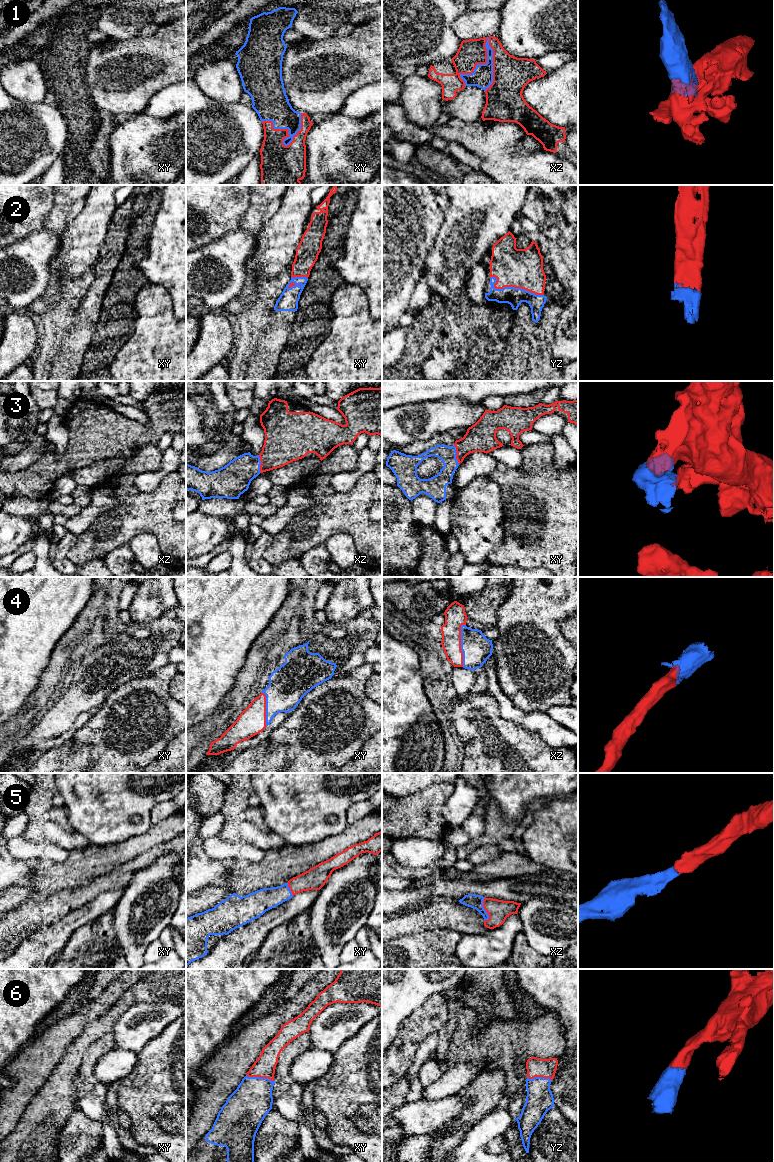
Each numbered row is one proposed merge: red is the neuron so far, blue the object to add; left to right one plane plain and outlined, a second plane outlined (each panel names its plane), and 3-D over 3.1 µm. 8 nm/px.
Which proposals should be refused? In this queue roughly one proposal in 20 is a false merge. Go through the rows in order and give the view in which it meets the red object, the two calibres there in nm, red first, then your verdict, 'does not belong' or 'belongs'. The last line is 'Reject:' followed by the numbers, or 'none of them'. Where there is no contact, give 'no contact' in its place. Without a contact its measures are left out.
1: xz | 220/170 nm | belongs
2: yz | 320/140 nm | belongs
3: xy | 240/130 nm | belongs
4: xz | 170/240 nm | belongs
5: xz | 180/120 nm | belongs
6: xy | 180/320 nm | belongs
Reject: none of them

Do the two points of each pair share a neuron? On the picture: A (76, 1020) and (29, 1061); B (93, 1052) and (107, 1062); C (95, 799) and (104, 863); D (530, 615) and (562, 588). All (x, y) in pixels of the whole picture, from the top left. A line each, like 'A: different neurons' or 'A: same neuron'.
A: same neuron
B: different neurons
C: different neurons
D: same neuron

